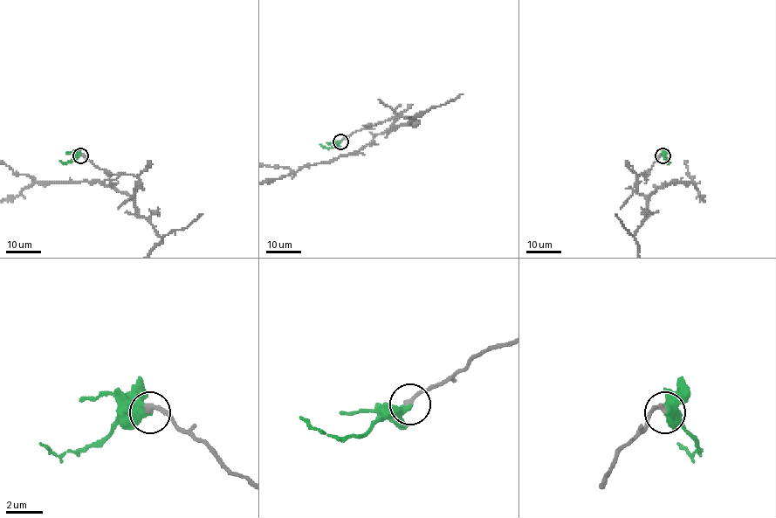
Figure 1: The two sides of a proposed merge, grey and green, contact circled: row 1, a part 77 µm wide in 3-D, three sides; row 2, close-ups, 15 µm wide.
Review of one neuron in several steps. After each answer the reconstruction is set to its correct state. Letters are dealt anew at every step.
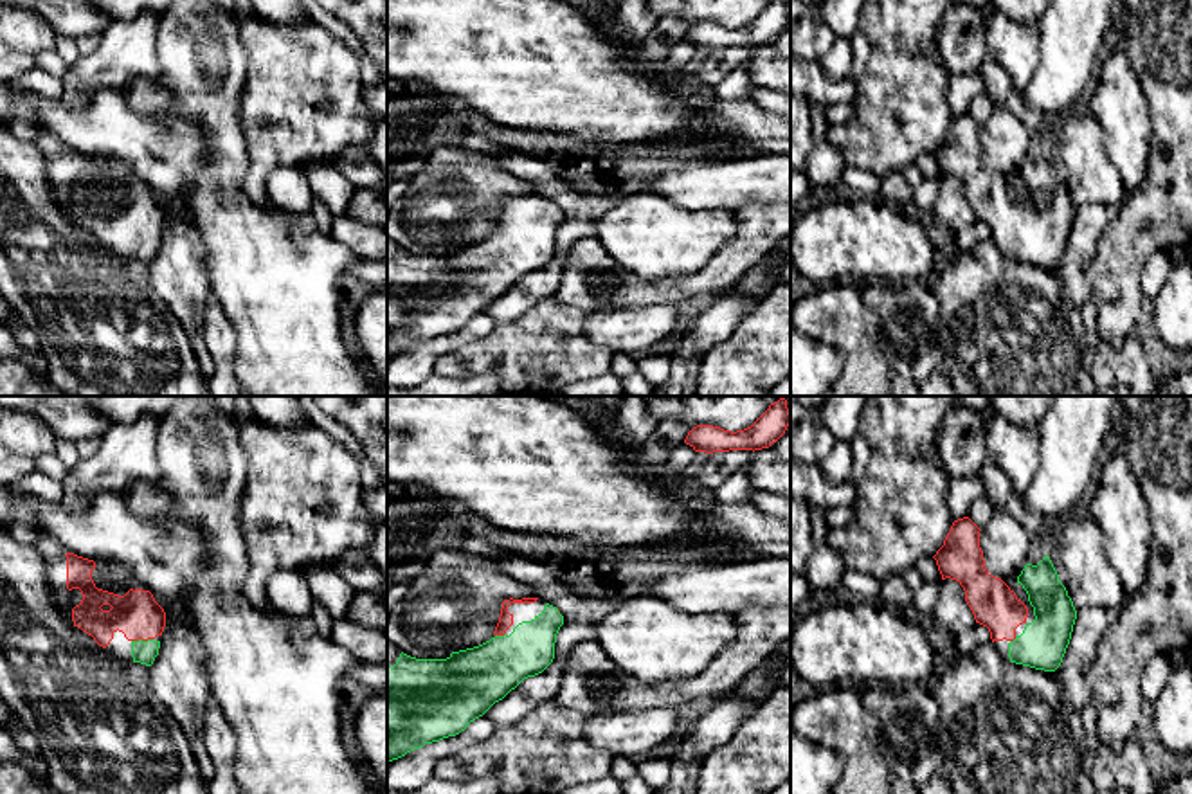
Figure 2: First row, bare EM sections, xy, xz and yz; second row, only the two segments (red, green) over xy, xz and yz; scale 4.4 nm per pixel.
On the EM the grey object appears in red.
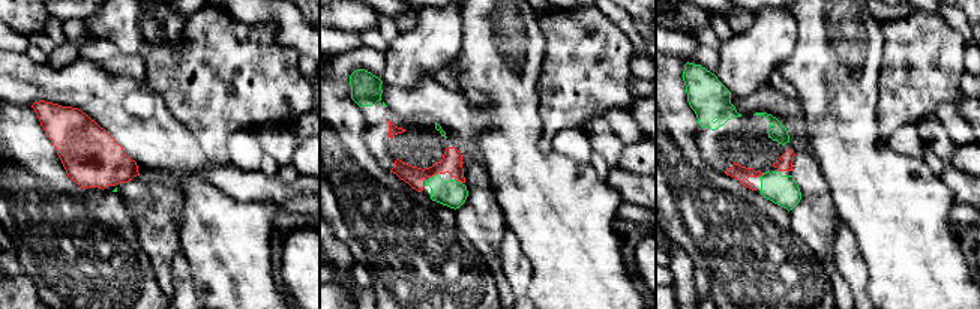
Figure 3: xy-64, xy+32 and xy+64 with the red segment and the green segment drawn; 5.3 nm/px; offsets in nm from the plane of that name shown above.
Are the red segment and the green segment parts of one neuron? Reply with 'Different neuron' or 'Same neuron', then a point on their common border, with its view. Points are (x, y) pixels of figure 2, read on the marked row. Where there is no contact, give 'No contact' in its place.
Same neuron. Touches red at xy (141, 638)

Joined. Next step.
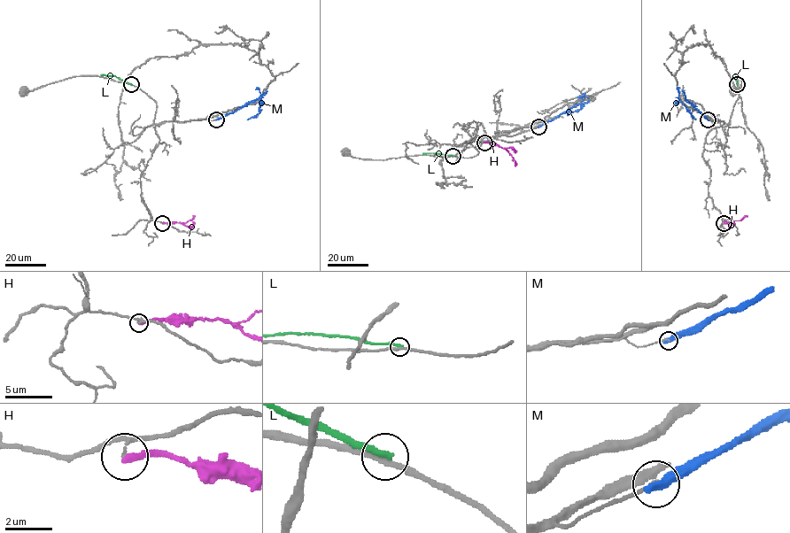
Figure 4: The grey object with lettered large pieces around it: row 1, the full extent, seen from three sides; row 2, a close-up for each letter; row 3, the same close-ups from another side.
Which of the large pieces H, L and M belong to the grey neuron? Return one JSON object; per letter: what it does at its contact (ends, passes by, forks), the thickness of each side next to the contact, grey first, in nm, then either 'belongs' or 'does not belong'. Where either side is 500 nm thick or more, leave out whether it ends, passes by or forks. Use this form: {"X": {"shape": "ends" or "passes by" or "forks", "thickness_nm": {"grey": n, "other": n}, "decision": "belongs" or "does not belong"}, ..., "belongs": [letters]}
{"H": {"shape": "ends", "thickness_nm": {"grey": 150, "other": 240}, "decision": "does not belong"}, "L": {"shape": "ends", "thickness_nm": {"grey": 240, "other": 280}, "decision": "does not belong"}, "M": {"shape": "ends", "thickness_nm": {"grey": 150, "other": 480}, "decision": "does not belong"}, "belongs": []}

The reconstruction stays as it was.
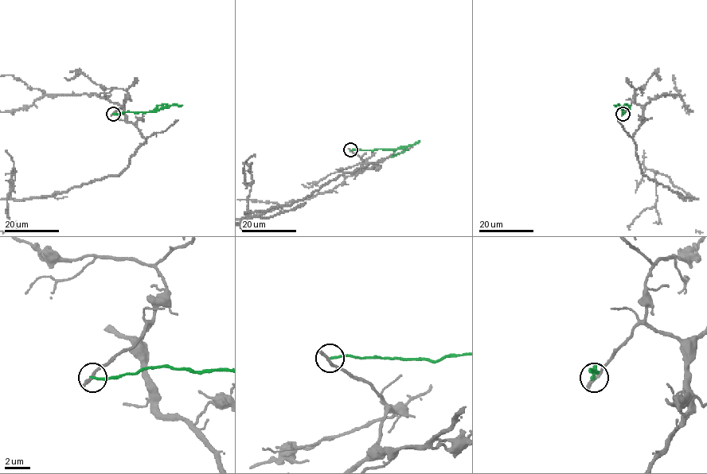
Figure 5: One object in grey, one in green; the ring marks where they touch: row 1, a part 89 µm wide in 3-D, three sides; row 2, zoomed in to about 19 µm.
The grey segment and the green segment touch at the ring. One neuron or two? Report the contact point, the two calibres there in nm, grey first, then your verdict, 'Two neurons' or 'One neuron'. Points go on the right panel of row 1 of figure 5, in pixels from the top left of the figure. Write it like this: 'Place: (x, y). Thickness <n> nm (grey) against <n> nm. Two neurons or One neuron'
Place: (623, 114). Thickness 240 nm (grey) against 200 nm. Two neurons

